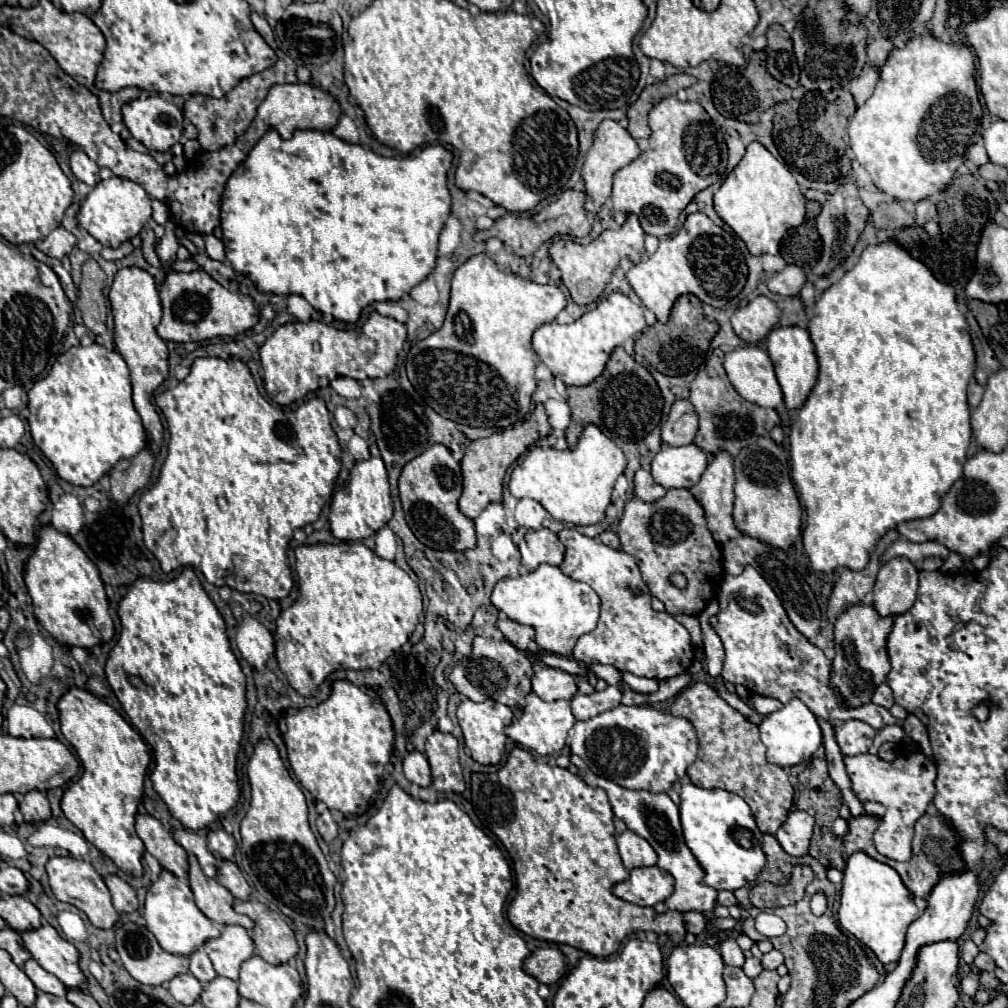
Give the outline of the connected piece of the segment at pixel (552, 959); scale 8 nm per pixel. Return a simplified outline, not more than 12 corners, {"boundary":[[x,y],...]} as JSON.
{"boundary":[[556,946],[536,948],[524,970],[542,984],[566,974]]}

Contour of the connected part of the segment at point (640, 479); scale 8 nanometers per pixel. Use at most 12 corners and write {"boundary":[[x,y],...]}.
{"boundary":[[648,468],[634,476],[634,494],[654,502],[666,488],[654,482]]}

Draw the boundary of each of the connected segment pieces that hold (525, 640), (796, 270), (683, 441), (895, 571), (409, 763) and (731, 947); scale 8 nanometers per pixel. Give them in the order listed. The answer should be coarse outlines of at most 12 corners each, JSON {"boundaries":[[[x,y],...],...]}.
{"boundaries":[[[500,616],[498,628],[516,648],[536,654],[534,628]],[[788,264],[768,280],[774,294],[798,296],[806,284],[800,266]],[[676,400],[662,428],[662,442],[692,444],[698,414],[690,400]],[[906,558],[884,562],[874,586],[880,616],[902,614],[918,590]],[[414,750],[404,758],[404,776],[422,788],[432,786],[430,764]],[[732,938],[718,948],[730,966],[744,964],[744,952]]]}

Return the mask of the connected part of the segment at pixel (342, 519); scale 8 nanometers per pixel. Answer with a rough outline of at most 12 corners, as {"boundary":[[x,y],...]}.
{"boundary":[[382,458],[356,462],[330,504],[338,540],[374,536],[392,518]]}

